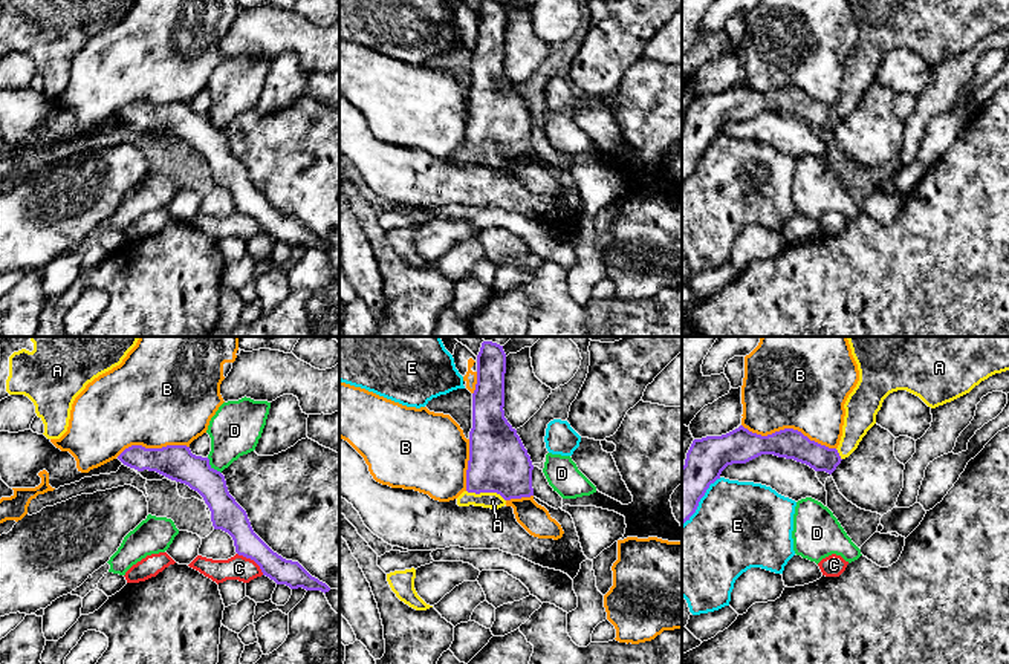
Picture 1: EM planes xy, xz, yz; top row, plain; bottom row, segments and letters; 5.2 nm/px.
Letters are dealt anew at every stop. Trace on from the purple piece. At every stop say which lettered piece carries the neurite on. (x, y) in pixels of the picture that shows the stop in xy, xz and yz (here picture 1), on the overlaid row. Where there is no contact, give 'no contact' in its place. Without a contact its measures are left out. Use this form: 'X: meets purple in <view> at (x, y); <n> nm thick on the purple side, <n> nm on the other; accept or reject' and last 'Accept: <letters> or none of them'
A: meets purple in xz at (486, 491); 320 nm thick on the purple side, 90 nm on the other; accept
B: meets purple in yz at (789, 429); 160 nm thick on the purple side, 500 nm on the other; reject
C: meets purple in xy at (253, 559); 160 nm thick on the purple side, 130 nm on the other; reject
D: meets purple in xy at (213, 468); 190 nm thick on the purple side, 260 nm on the other; reject
E: meets purple in yz at (699, 501); 220 nm thick on the purple side, 460 nm on the other; reject
Accept: A

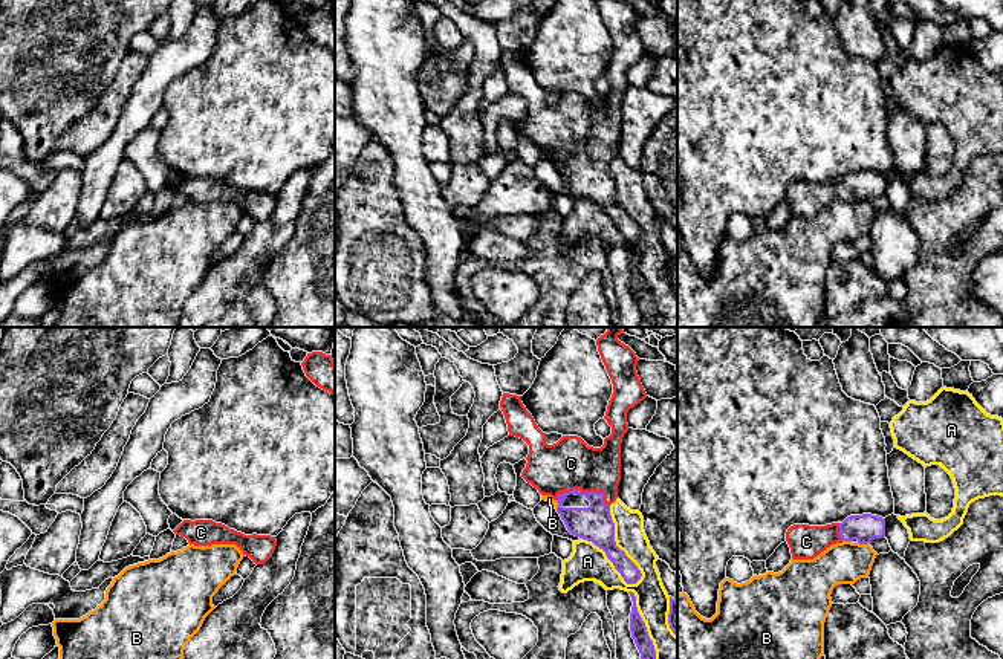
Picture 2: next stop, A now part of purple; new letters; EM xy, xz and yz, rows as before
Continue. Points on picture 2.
A: meets purple in xz at (616, 546); 190 nm thick on the purple side, 190 nm on the other; reject
B: meets purple in yz at (863, 543); 150 nm thick on the purple side, 220 nm on the other; reject
C: meets purple in xz at (586, 493); 190 nm thick on the purple side, 280 nm on the other; accept
Accept: C

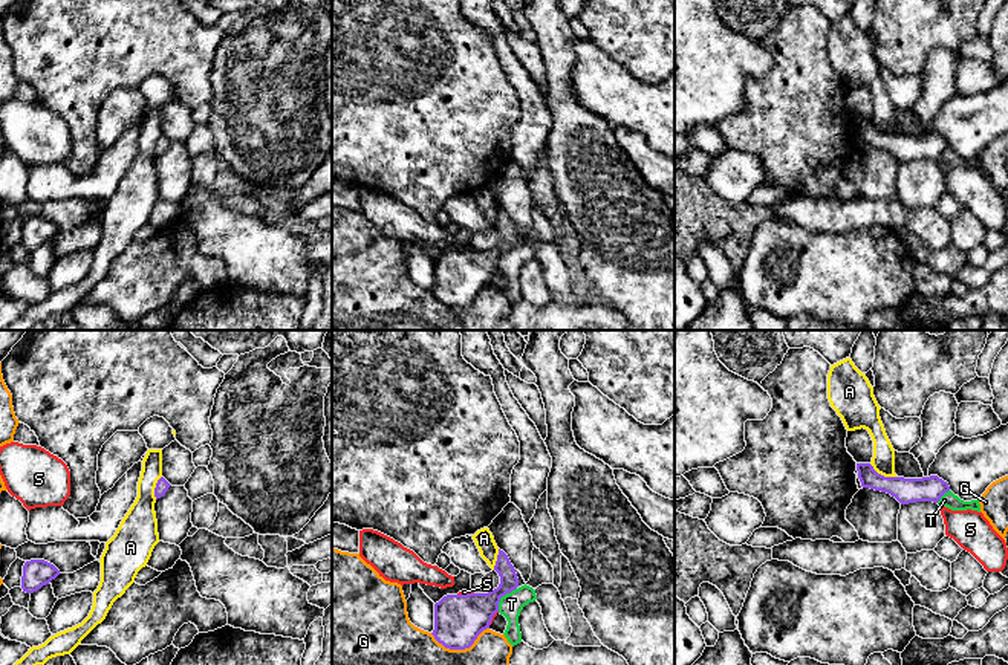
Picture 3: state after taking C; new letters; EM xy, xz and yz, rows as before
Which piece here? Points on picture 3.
A: meets purple in yz at (883, 476); 130 nm thick on the purple side, 120 nm on the other; reject
G: meets purple in xz at (459, 648); 260 nm thick on the purple side, 200 nm on the other; reject
S: meets purple in xz at (465, 595); 260 nm thick on the purple side, 30 nm on the other; reject
T: meets purple in xz at (502, 595); 260 nm thick on the purple side, 120 nm on the other; reject
Accept: none of them

